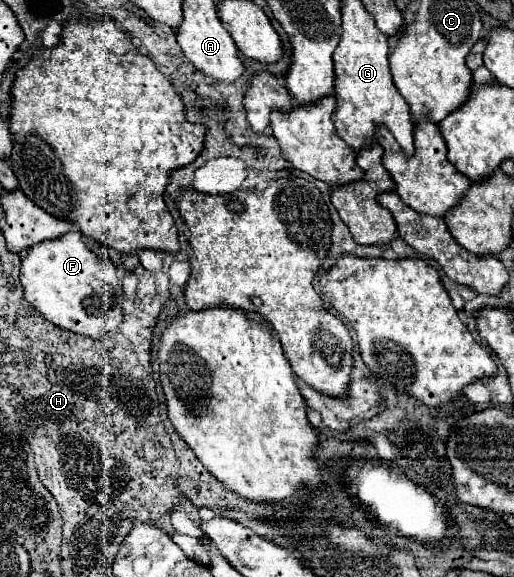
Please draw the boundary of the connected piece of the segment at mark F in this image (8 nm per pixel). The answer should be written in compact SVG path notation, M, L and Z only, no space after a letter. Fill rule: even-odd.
M66 232L66 236L44 240L26 252L20 264L20 282L24 286L24 298L52 324L90 338L102 336L102 330L118 330L122 322L122 284L112 262L98 258L86 248L80 232Z

